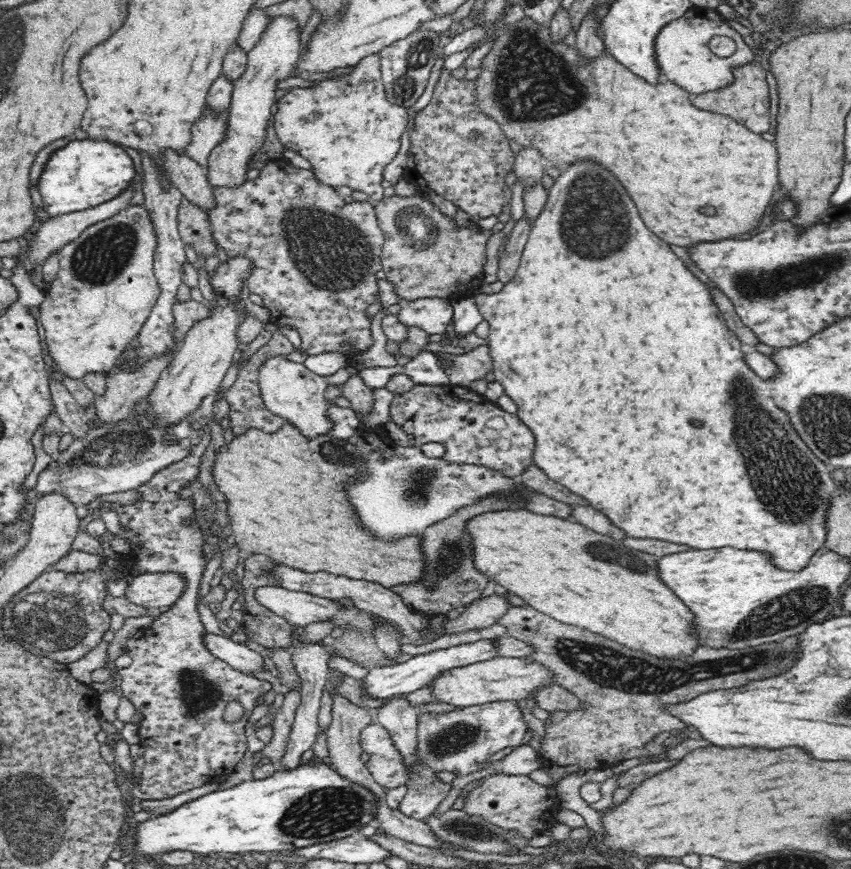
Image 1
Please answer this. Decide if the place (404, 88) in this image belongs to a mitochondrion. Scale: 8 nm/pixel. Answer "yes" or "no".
yes

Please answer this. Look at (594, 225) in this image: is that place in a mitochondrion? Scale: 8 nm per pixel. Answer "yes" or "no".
yes

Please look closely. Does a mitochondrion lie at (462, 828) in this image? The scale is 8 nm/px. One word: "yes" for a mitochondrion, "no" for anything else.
yes

